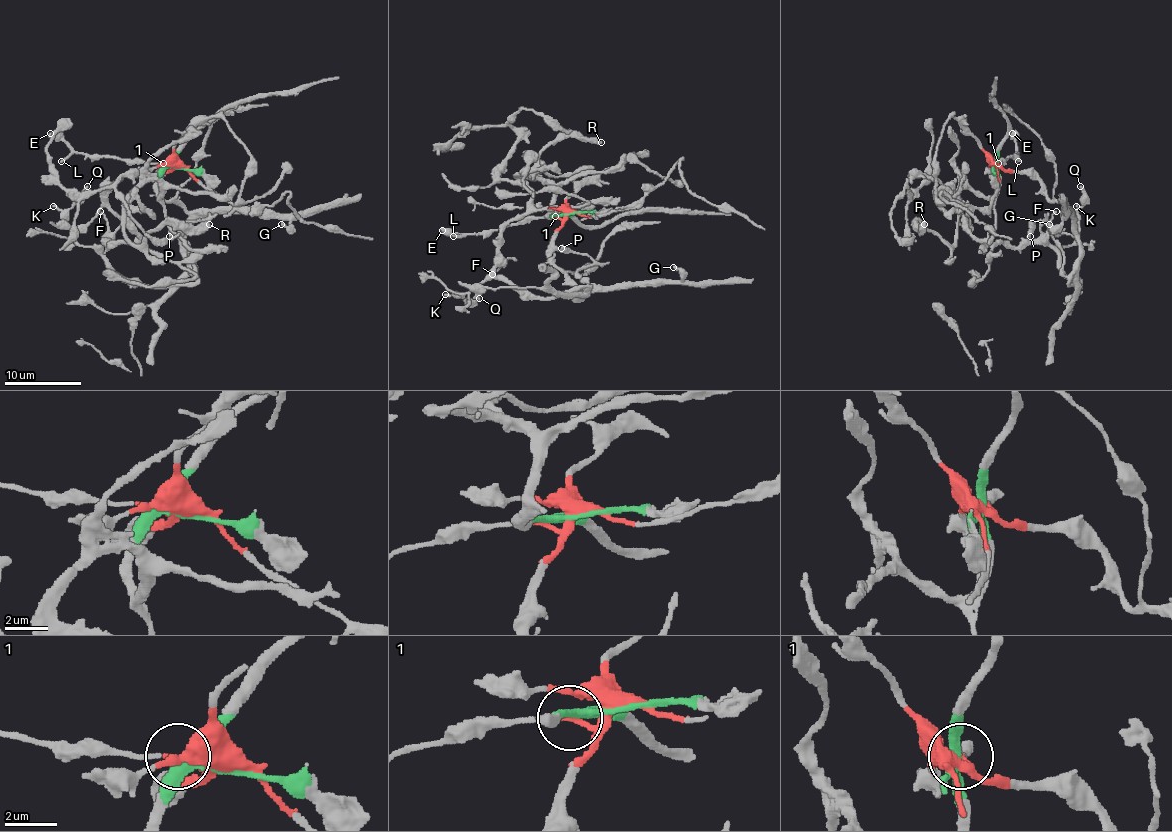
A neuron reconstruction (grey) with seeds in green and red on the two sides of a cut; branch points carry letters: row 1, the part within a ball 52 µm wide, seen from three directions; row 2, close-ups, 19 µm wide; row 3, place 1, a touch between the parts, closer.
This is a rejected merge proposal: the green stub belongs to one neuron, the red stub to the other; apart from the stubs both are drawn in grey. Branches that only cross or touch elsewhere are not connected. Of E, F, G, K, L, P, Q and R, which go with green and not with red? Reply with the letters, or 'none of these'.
R

